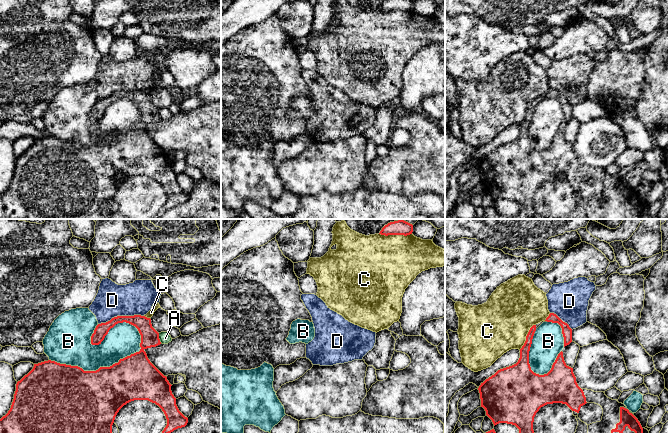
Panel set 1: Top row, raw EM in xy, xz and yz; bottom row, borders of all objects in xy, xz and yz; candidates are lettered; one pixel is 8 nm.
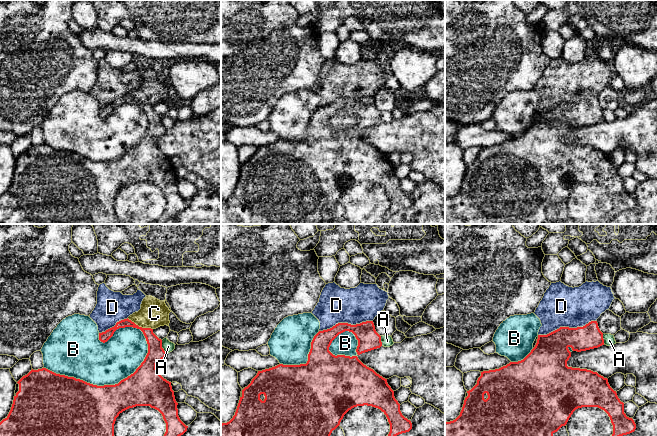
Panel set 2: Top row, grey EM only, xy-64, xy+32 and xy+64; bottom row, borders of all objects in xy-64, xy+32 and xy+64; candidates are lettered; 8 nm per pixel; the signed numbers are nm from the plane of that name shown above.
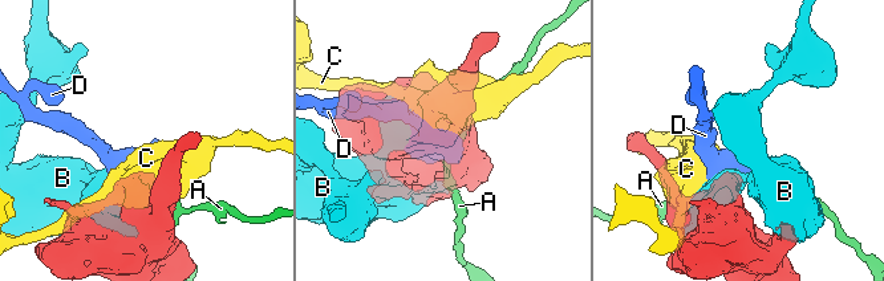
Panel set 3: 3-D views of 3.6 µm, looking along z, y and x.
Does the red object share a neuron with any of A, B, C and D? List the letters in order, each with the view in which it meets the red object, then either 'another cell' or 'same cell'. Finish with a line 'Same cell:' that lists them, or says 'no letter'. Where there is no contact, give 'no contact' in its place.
A: meets red in xy; another cell
B: meets red in xy; another cell
C: meets red in yz; another cell
D: meets red in xy; another cell
Same cell: no letter

